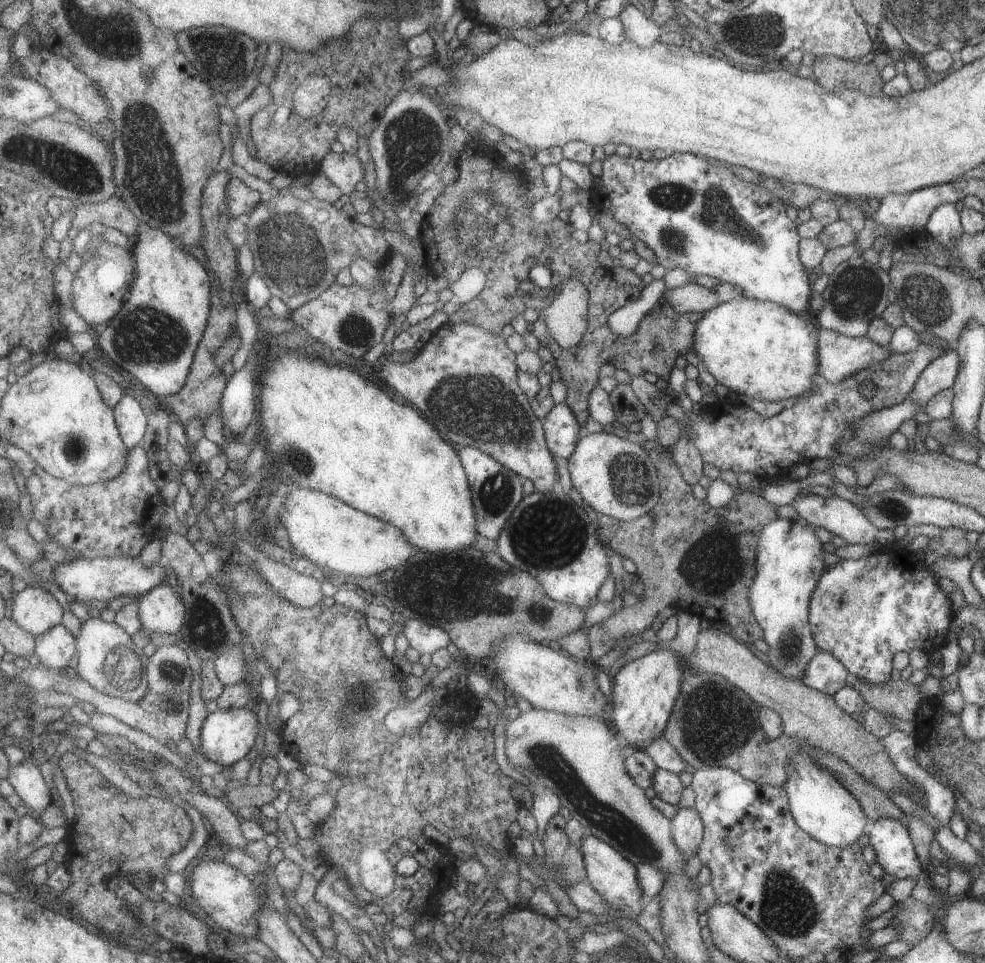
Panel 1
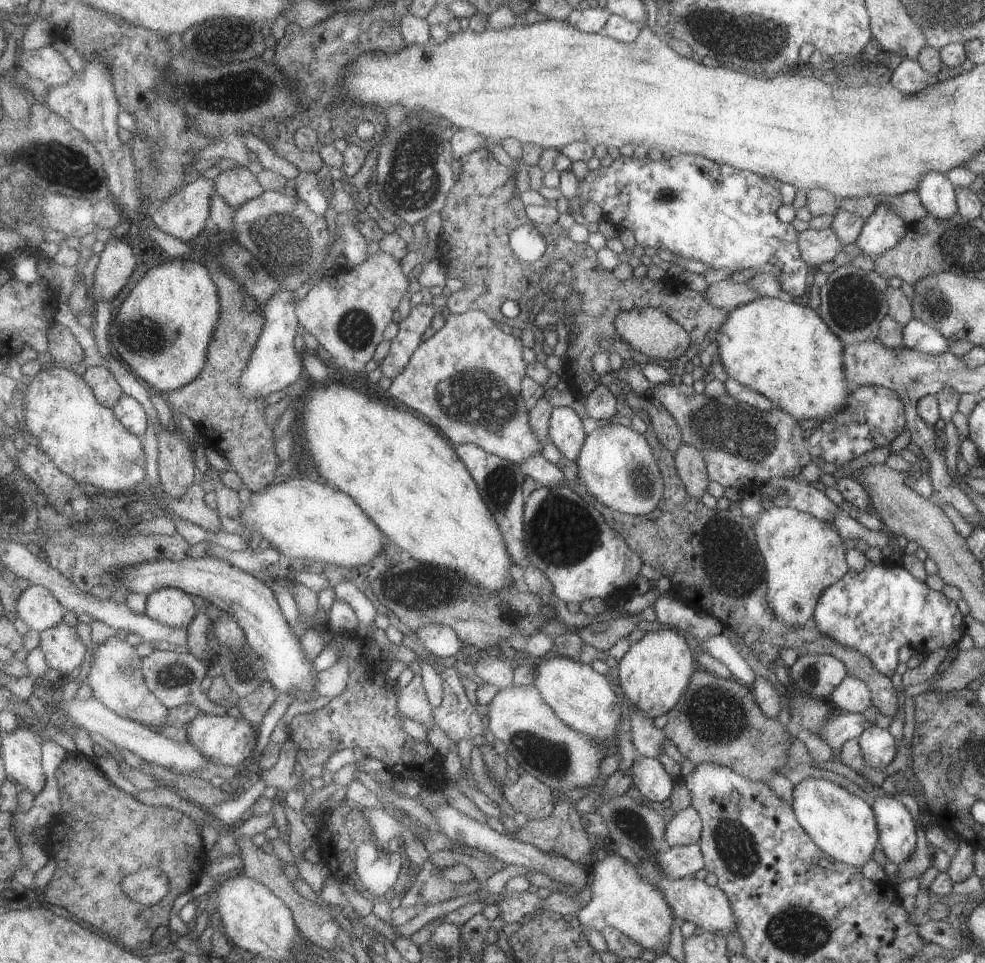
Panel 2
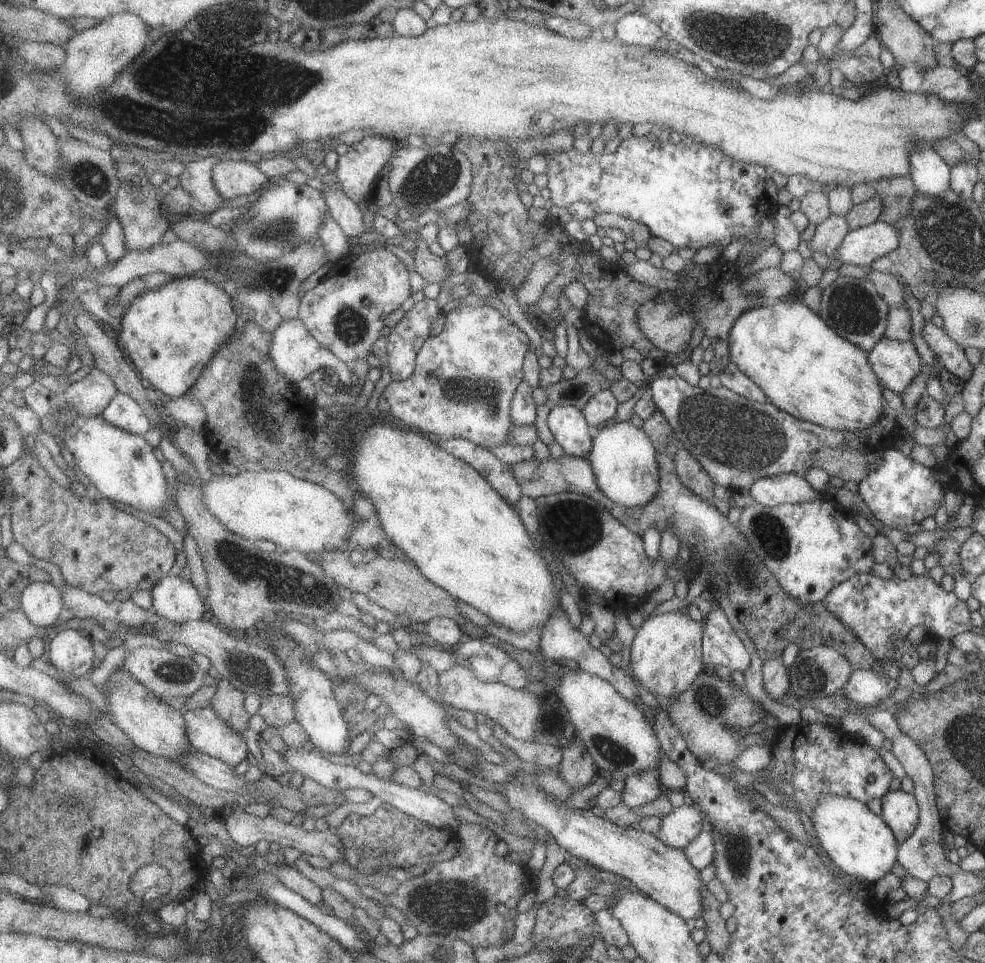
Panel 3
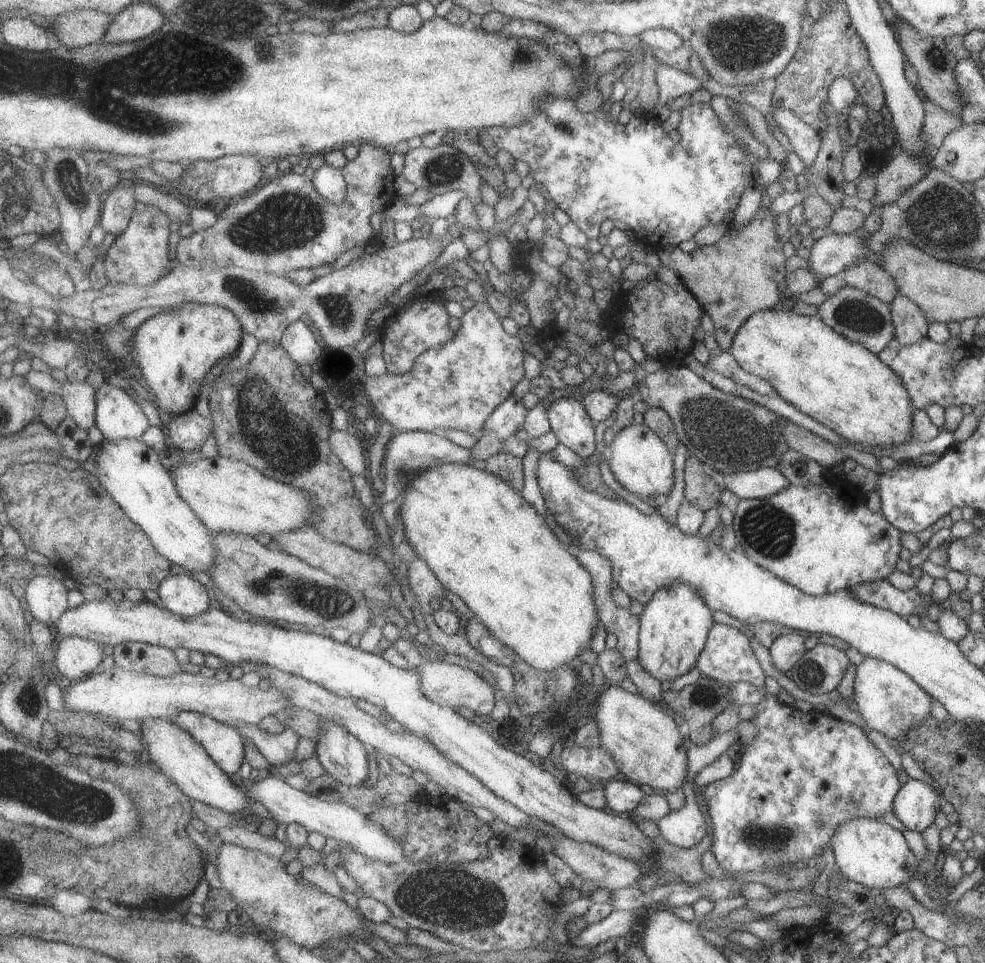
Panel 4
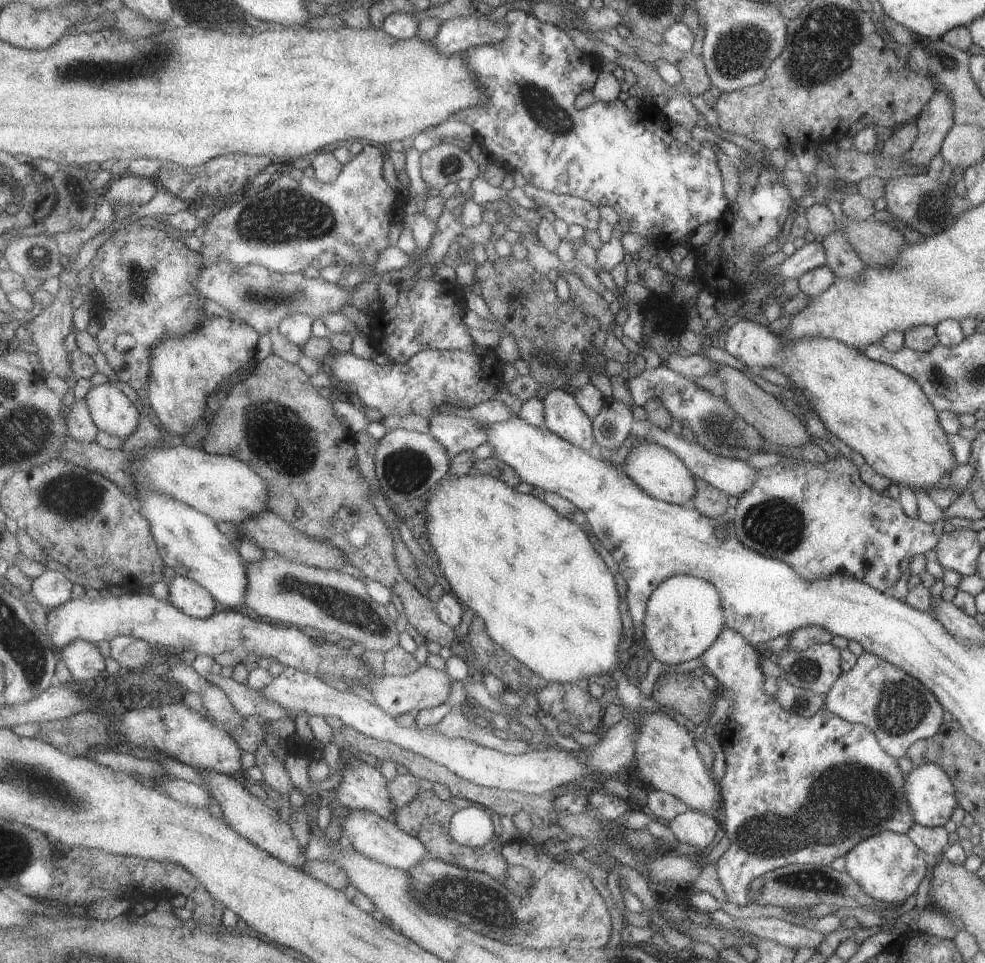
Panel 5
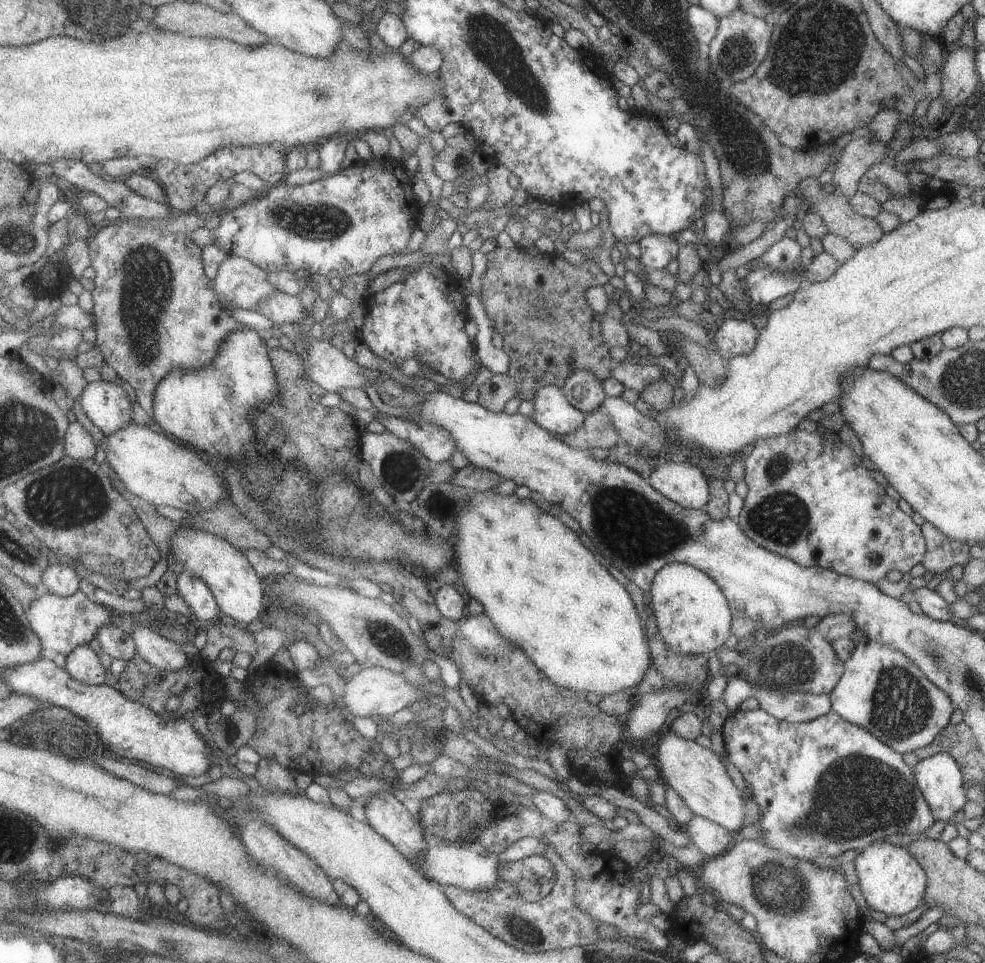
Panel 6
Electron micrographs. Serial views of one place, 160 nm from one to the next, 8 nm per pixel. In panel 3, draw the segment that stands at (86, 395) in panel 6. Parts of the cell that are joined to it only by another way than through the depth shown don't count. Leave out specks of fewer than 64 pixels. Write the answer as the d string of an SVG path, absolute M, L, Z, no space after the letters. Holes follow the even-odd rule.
M120 391L115 394L102 416L109 424L135 435L144 435L152 426L143 406L129 394Z

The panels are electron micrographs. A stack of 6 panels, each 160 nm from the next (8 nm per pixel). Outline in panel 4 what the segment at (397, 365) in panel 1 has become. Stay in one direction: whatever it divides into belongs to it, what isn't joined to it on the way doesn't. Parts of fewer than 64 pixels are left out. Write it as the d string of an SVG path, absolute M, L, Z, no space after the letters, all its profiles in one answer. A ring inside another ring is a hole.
M487 303L473 304L458 320L459 328L453 340L449 340L447 344L437 344L418 355L415 366L407 374L387 372L383 376L368 376L365 380L364 394L369 398L369 405L376 414L391 424L394 431L438 433L443 430L460 430L479 439L485 418L509 398L511 388L524 378L527 360L524 358L521 340L505 333L499 317Z

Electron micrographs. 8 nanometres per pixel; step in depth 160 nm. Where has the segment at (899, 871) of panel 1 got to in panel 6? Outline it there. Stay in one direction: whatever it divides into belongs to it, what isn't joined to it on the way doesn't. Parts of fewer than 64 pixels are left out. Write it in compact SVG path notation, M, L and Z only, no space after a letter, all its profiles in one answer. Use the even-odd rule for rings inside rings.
M947 752L919 760L913 766L913 777L935 820L950 822L957 811L965 808L963 776Z

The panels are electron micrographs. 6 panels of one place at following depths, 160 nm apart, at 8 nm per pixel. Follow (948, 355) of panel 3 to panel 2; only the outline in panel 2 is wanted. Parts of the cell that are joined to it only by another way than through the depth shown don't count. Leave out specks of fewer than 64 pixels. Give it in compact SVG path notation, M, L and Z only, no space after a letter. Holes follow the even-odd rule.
M911 318L902 326L902 344L908 349L938 355L948 351L949 343L950 340L933 330L933 327L917 319Z

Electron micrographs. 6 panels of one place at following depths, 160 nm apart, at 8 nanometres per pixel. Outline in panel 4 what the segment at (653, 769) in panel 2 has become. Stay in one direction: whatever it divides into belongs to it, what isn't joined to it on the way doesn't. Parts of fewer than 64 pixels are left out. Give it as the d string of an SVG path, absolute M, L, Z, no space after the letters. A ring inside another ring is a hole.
M606 780L603 785L607 811L615 815L630 814L641 802L646 789L639 788L627 780Z

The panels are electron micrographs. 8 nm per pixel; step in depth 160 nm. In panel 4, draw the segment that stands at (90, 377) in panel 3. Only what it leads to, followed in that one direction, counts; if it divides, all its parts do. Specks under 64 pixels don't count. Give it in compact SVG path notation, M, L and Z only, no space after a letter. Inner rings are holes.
M59 381L58 385L58 393L76 425L85 431L96 426L97 390L84 381Z

